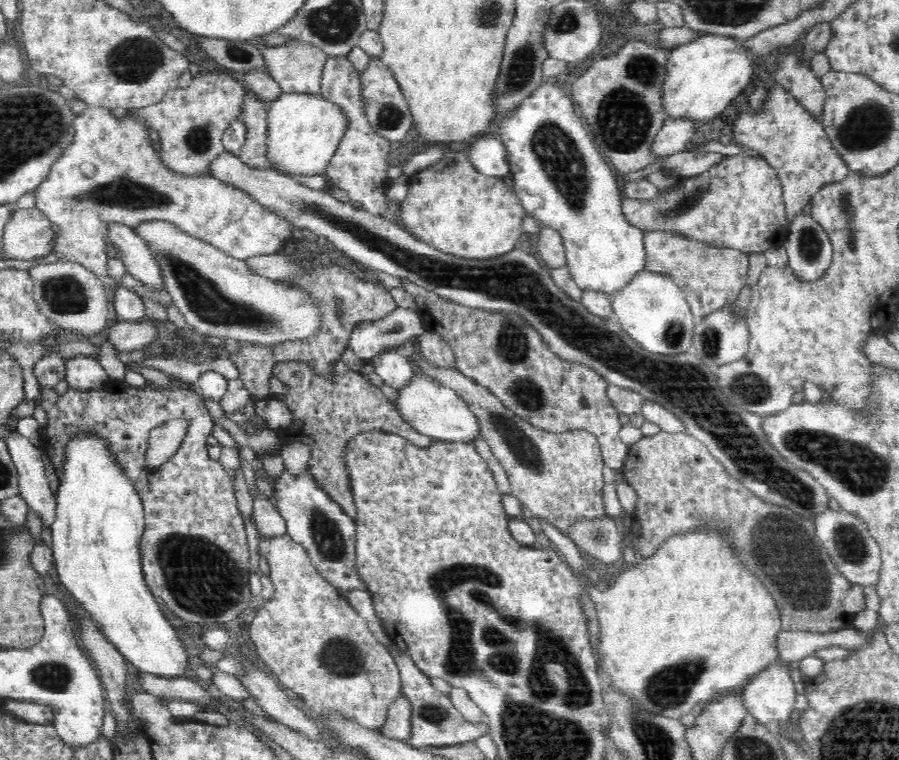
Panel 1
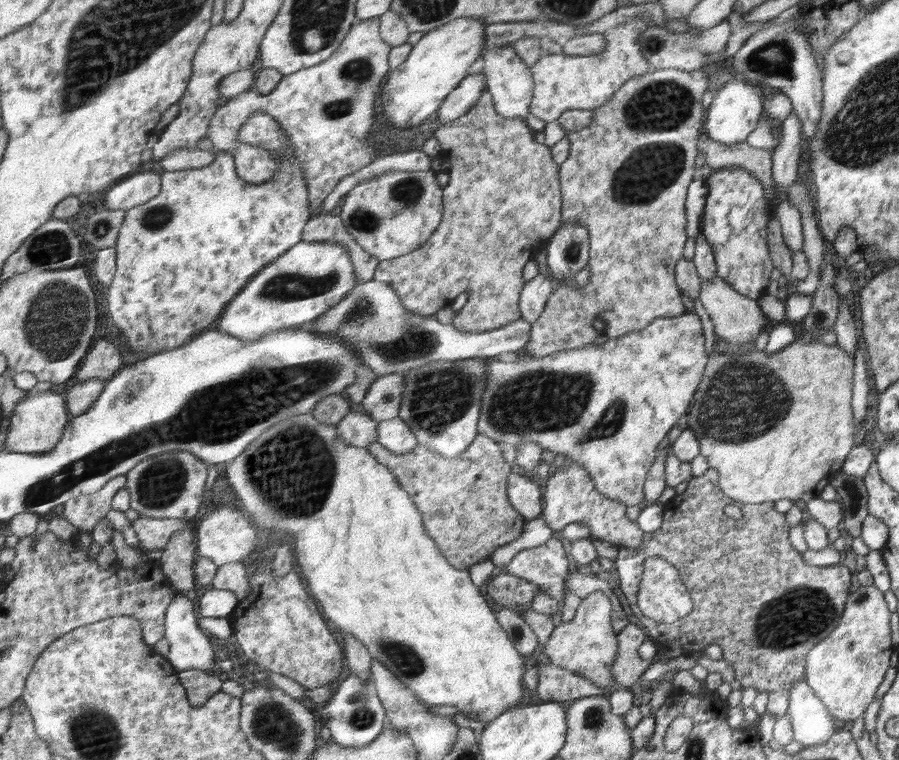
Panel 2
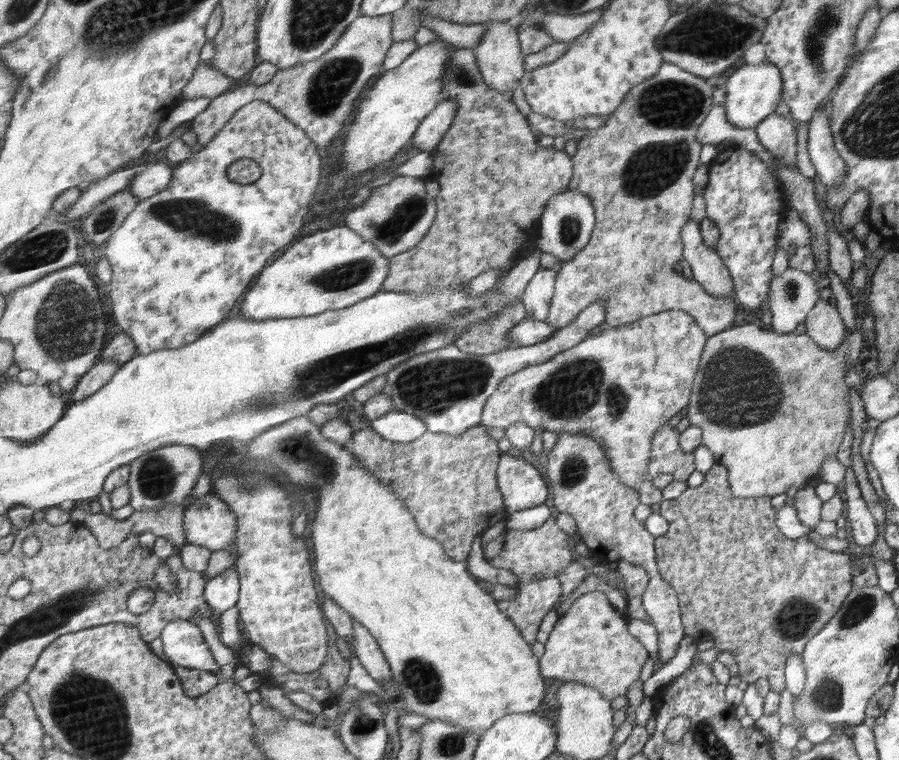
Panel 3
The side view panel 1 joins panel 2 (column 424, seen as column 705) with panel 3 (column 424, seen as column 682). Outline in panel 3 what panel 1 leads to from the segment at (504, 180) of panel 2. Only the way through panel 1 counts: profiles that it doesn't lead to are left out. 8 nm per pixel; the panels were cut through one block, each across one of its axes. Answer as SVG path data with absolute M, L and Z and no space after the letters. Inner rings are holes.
M457 48L451 49L451 58L445 66L445 74L443 77L444 89L440 96L443 99L452 99L457 102L457 113L452 123L452 128L448 128L446 134L442 137L442 141L438 143L438 146L432 152L434 162L442 164L438 168L438 182L440 182L440 192L436 196L436 202L440 202L440 222L436 222L436 230L432 230L432 234L428 234L428 238L424 238L424 242L420 241L420 246L416 245L414 249L407 250L406 252L397 254L395 257L390 259L390 273L386 280L382 284L383 290L393 290L396 293L410 293L410 295L420 295L420 293L426 293L428 288L447 288L447 286L457 286L463 282L469 282L472 279L478 277L478 274L482 272L486 273L486 270L493 272L496 268L499 268L503 274L495 276L496 281L500 281L504 275L515 266L519 261L516 250L528 242L526 234L532 232L536 226L536 222L541 220L541 216L545 212L544 206L547 206L547 202L554 198L557 194L567 190L570 186L571 177L574 176L574 160L571 156L566 154L566 151L556 150L553 146L551 147L552 152L546 152L545 148L540 148L538 142L536 142L536 136L532 134L528 122L524 120L524 114L518 112L518 108L514 106L512 102L512 92L507 90L504 93L498 93L492 90L487 85L486 80L483 78L482 72L479 70L478 58L476 51L472 48Z

